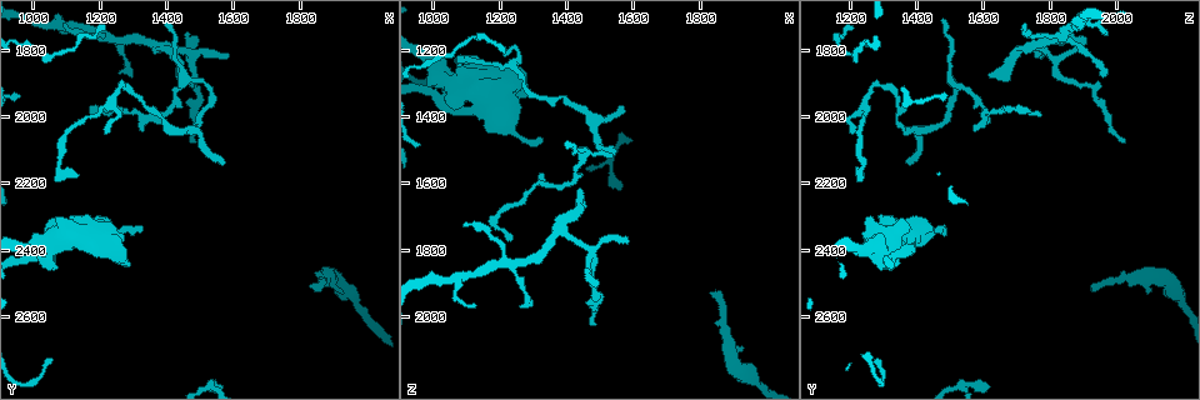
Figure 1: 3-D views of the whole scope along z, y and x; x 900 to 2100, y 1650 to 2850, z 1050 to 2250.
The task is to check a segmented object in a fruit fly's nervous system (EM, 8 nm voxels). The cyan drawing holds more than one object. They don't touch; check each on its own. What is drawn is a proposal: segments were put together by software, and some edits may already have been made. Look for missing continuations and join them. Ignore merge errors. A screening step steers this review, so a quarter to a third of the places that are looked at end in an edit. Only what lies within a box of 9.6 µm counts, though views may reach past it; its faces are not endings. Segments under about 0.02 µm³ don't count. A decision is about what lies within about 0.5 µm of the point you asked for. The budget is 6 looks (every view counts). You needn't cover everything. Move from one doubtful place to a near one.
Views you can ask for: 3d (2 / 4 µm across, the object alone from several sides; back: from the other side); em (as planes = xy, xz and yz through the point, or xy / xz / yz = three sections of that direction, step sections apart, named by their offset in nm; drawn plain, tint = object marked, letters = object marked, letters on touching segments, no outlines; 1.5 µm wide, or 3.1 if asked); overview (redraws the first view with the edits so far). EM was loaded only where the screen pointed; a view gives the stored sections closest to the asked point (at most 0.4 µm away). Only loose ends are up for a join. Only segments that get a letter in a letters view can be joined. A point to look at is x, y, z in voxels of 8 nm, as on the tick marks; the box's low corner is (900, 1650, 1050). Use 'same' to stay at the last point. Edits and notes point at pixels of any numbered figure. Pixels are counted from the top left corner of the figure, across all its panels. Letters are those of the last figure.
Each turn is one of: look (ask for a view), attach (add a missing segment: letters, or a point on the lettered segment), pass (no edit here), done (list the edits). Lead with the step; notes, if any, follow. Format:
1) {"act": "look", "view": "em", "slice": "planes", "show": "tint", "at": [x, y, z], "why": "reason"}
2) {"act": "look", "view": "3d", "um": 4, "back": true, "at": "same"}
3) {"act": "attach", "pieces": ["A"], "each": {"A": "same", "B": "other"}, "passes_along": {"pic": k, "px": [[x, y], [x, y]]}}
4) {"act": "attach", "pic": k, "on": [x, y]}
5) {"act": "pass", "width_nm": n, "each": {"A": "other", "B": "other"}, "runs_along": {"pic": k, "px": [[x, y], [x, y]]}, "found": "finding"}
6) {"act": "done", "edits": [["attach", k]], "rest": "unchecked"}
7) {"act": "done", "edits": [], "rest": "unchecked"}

{"act": "look", "view": "3d", "um": 4, "at": [1570, 2130, 1380], "why": "free end"}

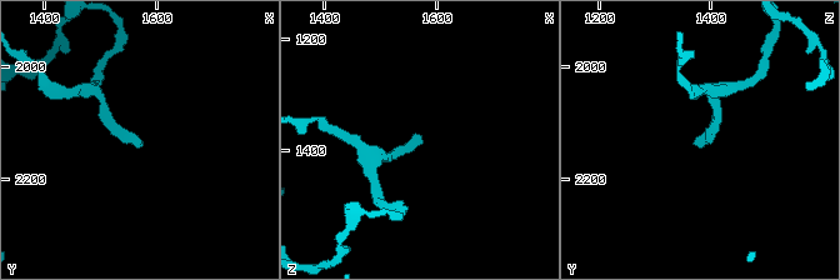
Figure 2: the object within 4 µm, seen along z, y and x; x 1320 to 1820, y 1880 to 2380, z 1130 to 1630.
{"act": "look", "view": "em", "slice": "xz", "step": 8, "show": "tint", "at": [1580, 2130, 1385]}

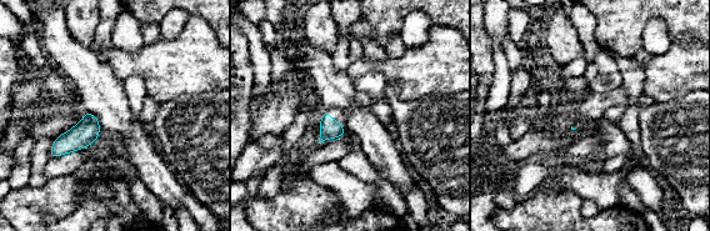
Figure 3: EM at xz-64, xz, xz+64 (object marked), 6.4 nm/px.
{"act": "look", "view": "em", "slice": "planes", "show": "letters", "at": "same", "why": "cut it another way"}

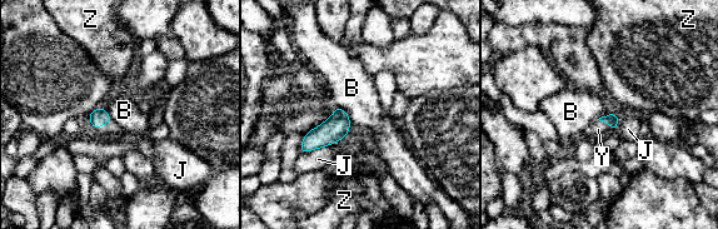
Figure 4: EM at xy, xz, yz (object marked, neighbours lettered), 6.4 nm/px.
{"act": "attach", "pieces": ["Y"], "width_nm": 80, "longest_contact_nm": ["J", 300], "each": {"B": "other", "J": "other", "Y": "same", "Z": "other"}, "found": "it goes on there"}

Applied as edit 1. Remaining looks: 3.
{"act": "look", "view": "overview"}

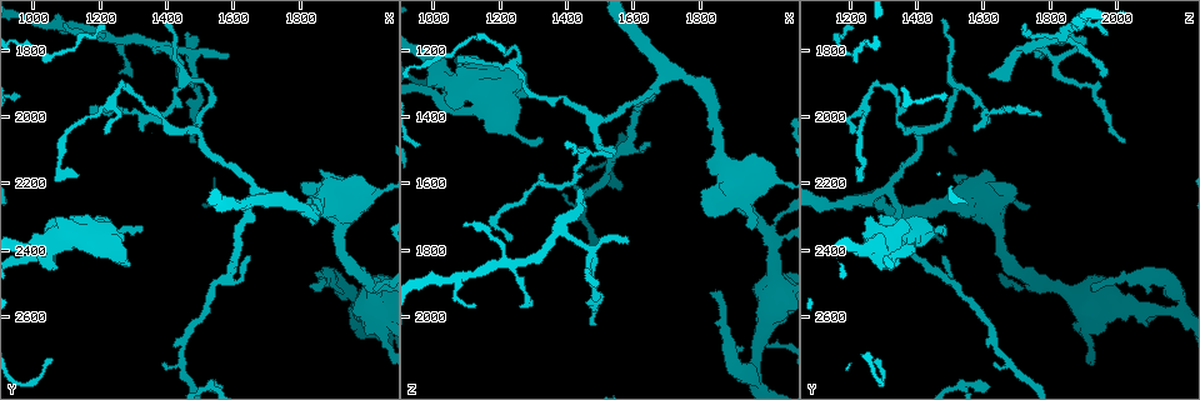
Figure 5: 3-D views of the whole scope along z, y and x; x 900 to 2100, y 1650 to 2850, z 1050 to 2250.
{"act": "look", "view": "em", "slice": "xz", "step": 8, "show": "tint", "at": [1330, 2340, 1470], "why": "an open end"}

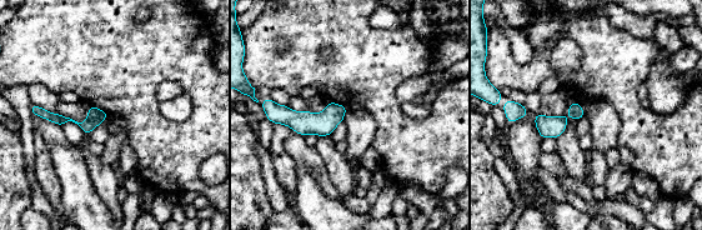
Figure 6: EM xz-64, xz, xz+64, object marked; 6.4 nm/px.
{"act": "look", "view": "em", "slice": "planes", "show": "letters", "at": "same"}

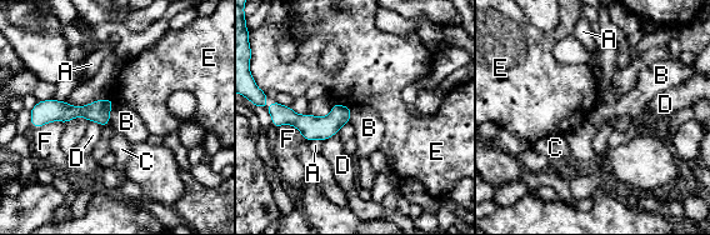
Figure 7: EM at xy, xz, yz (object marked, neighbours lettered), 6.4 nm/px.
{"act": "pass", "each": {"A": "other", "B": "other", "C": "other", "D": "other", "E": "other", "F": "other"}, "found": "none of them fits"}

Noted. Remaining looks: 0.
{"act": "done", "edits": [["attach", 4]], "rest": "unchecked"}

